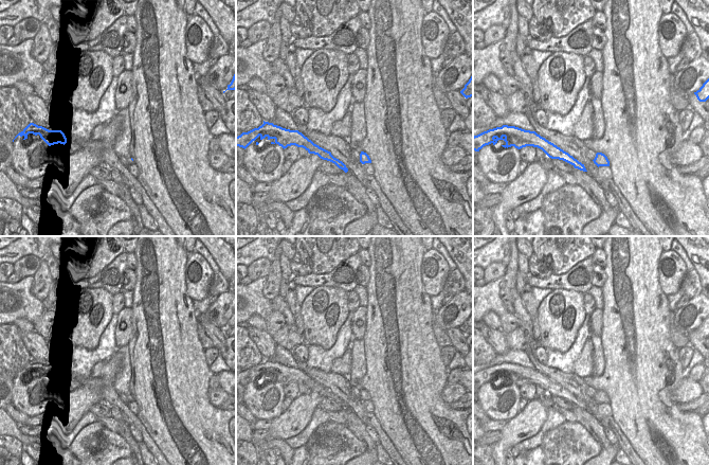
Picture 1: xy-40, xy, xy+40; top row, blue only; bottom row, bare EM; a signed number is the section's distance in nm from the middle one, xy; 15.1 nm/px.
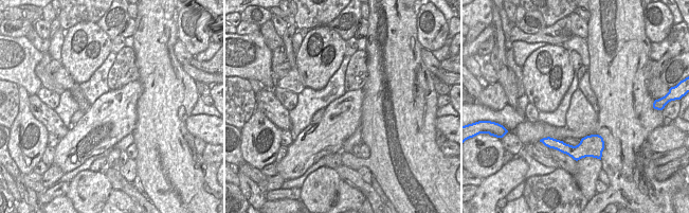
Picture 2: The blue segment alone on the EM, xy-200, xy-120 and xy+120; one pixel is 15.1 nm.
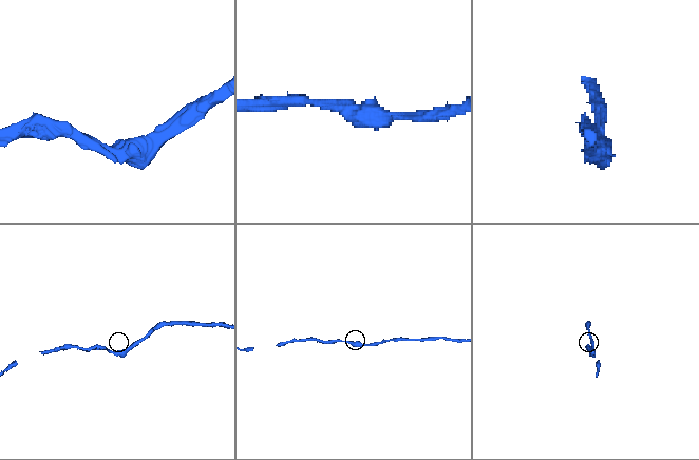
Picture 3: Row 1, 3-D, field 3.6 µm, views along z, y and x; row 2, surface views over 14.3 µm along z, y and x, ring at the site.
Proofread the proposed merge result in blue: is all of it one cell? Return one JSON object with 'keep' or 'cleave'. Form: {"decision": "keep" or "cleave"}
{"decision": "keep"}

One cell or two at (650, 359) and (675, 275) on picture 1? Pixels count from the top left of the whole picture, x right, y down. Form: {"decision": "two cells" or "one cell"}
{"decision": "two cells"}

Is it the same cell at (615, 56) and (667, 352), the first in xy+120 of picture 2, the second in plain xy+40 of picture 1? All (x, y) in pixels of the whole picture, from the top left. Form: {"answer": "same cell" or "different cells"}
{"answer": "same cell"}

